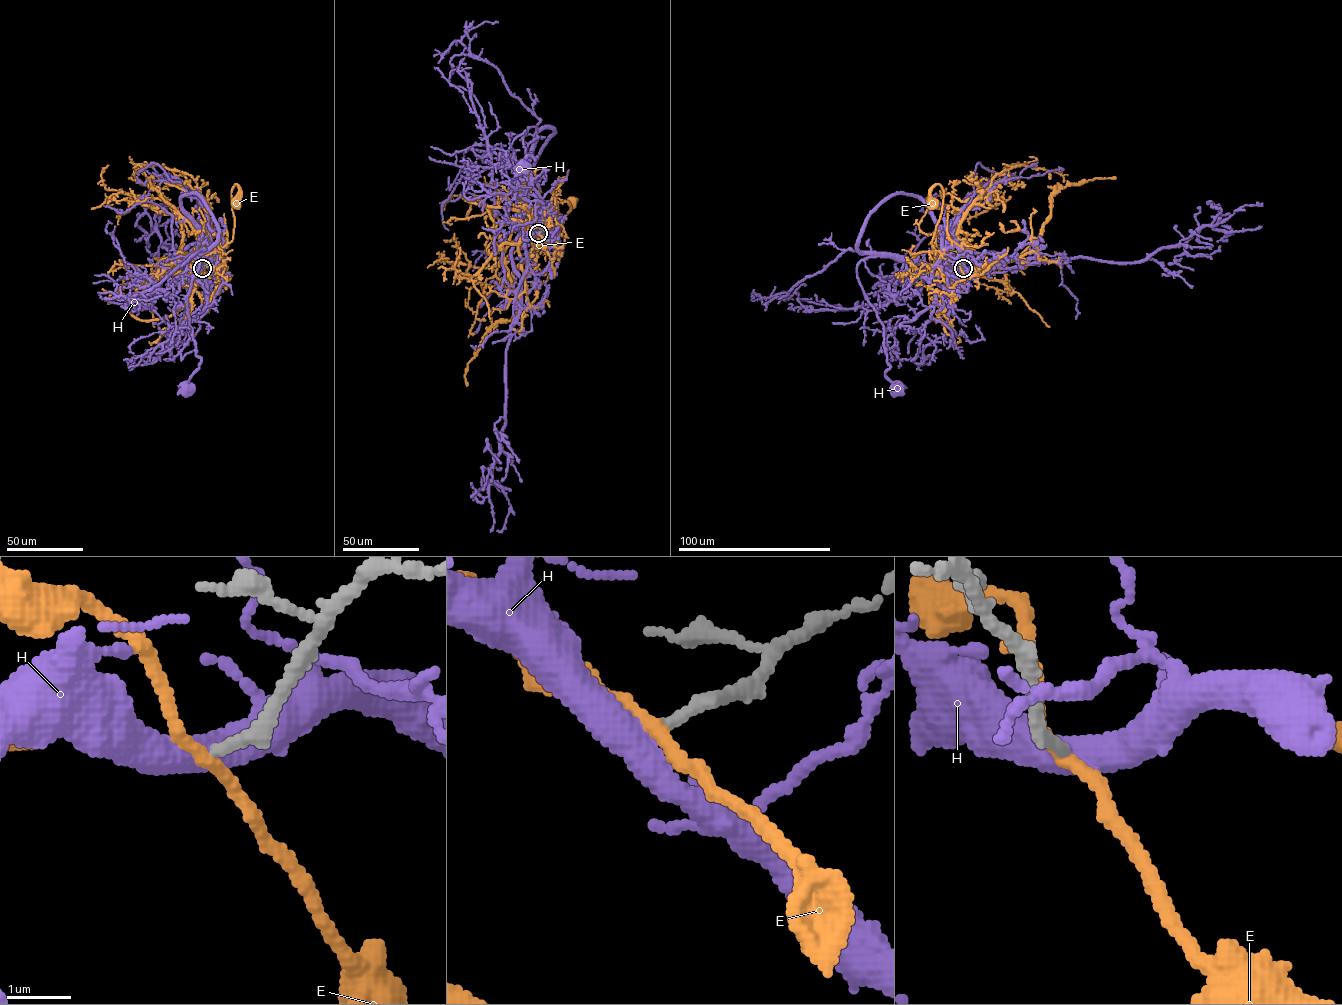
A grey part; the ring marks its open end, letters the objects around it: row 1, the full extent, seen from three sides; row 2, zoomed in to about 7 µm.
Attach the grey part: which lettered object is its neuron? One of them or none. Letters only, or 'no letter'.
H

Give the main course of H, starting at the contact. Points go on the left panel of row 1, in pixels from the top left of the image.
H: (202, 268), (188, 271), (181, 266), (189, 257)

